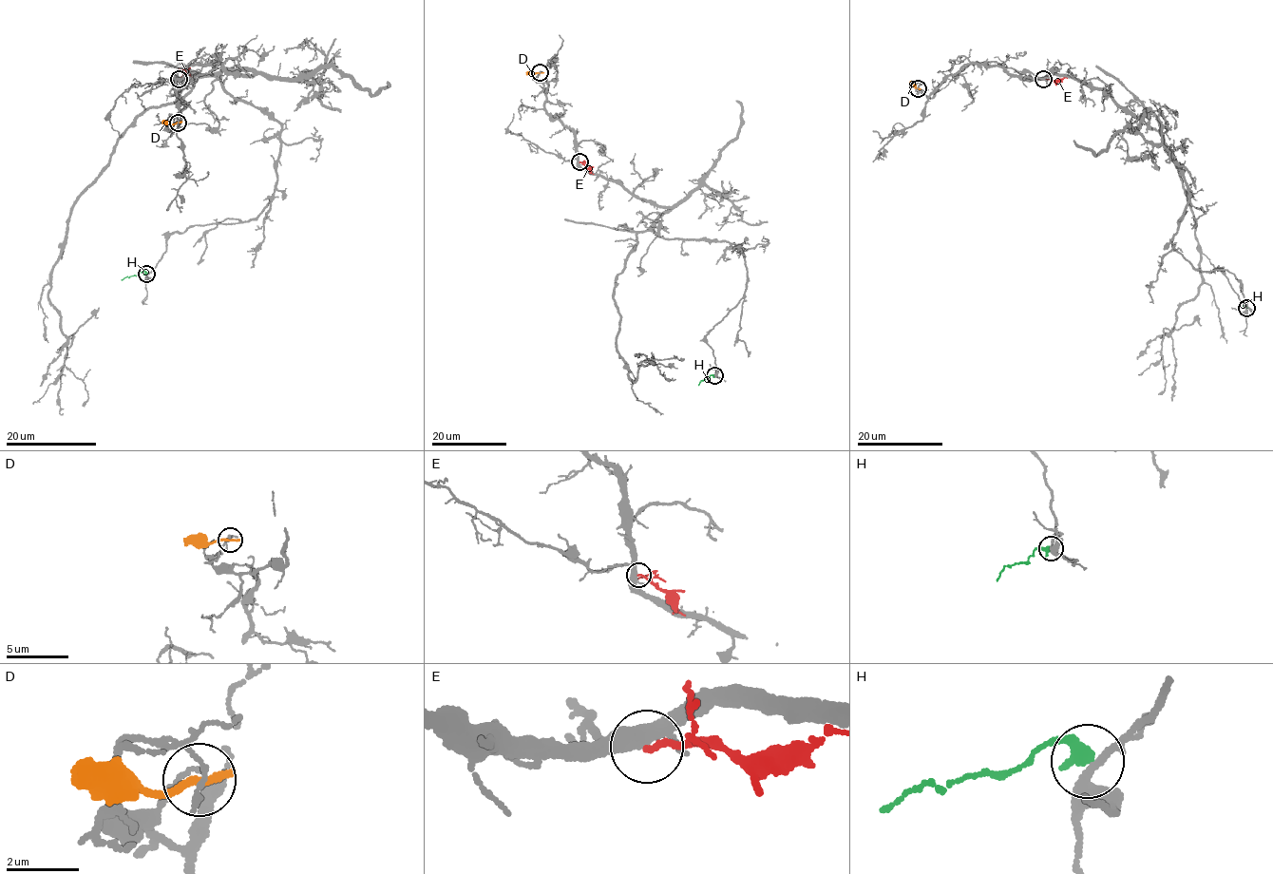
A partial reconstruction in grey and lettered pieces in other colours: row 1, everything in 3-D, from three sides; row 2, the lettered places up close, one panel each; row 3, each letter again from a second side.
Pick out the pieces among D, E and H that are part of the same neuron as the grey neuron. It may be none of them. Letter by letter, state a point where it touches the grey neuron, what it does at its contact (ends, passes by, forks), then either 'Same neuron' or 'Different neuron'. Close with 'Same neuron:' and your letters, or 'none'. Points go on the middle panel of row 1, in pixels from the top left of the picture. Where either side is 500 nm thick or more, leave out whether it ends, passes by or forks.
D: Touches grey at (540, 72). It ends there. Different neuron
E: Touches grey at (579, 161). It ends there. Different neuron
H: Touches grey at (714, 375). It ends there. Different neuron
Same neuron: none

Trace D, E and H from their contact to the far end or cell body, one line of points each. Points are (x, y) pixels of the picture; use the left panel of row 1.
D: (177, 123), (162, 121)
E: (179, 79), (191, 67)
H: (146, 274), (142, 272), (122, 279)

